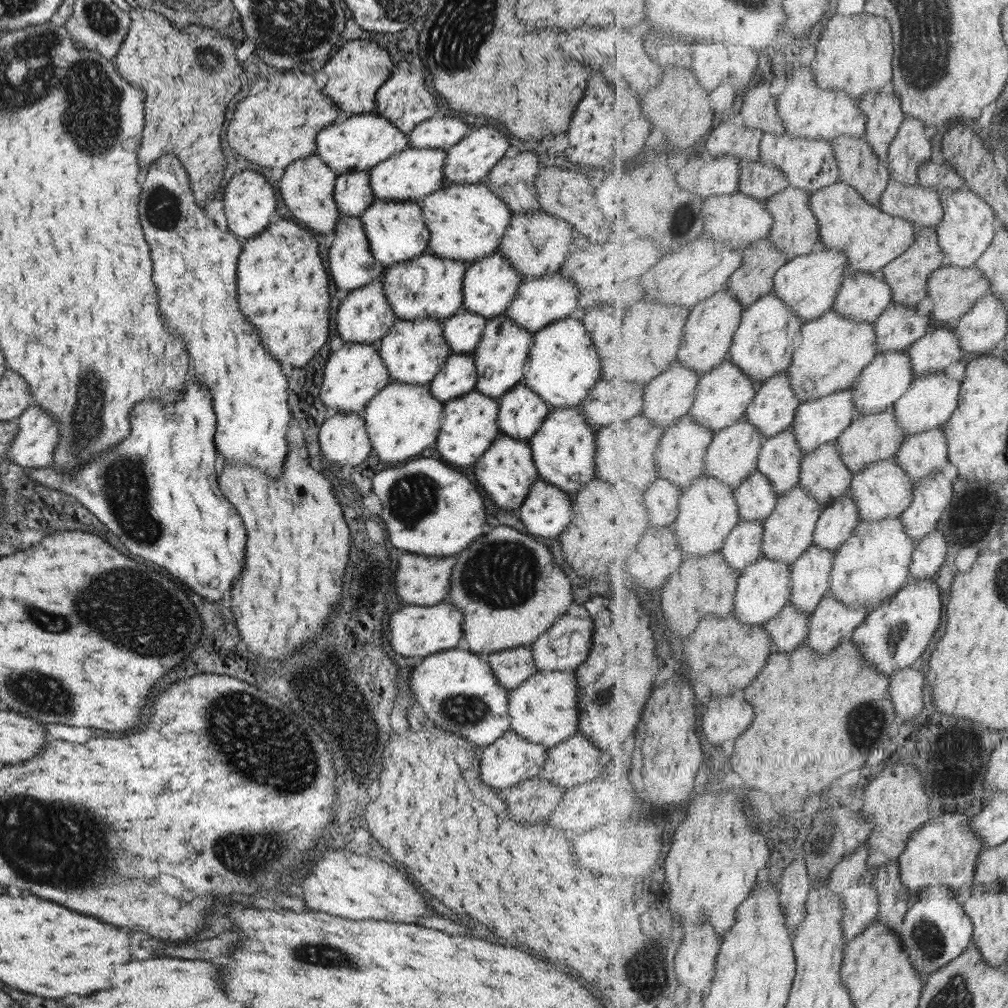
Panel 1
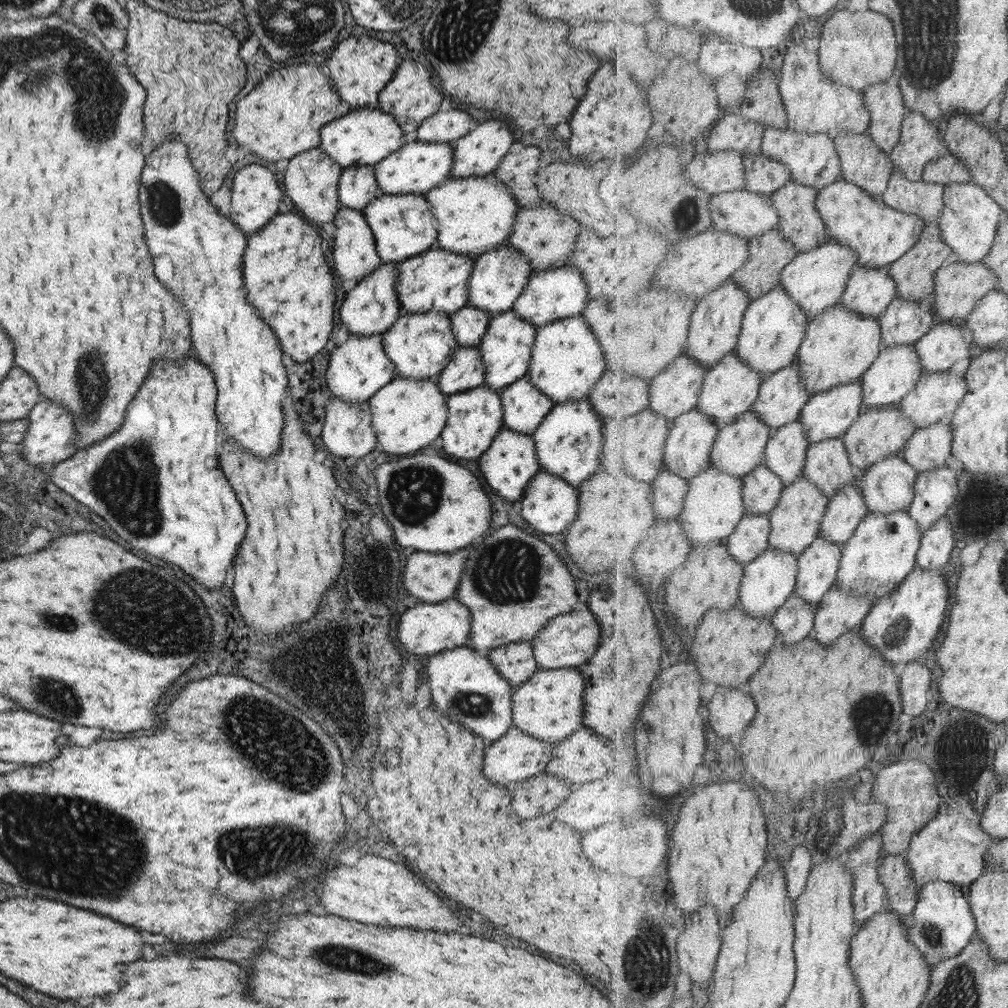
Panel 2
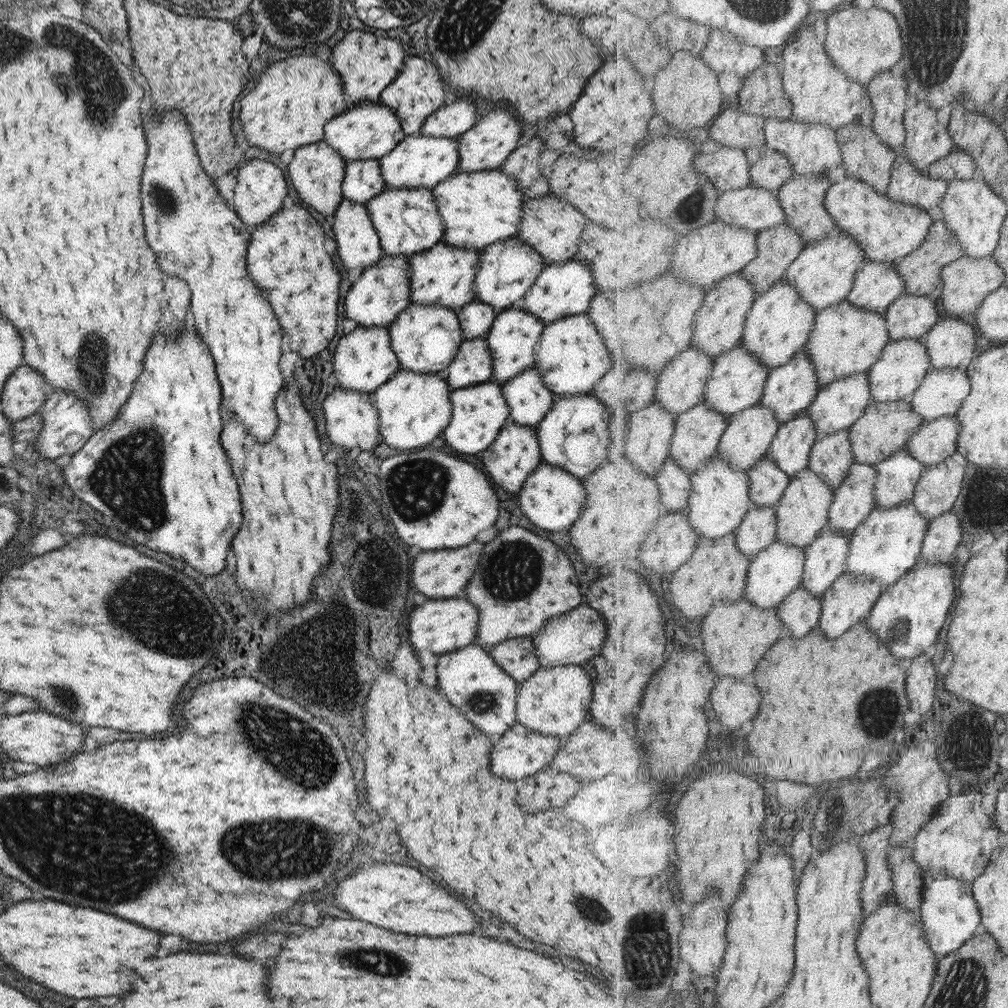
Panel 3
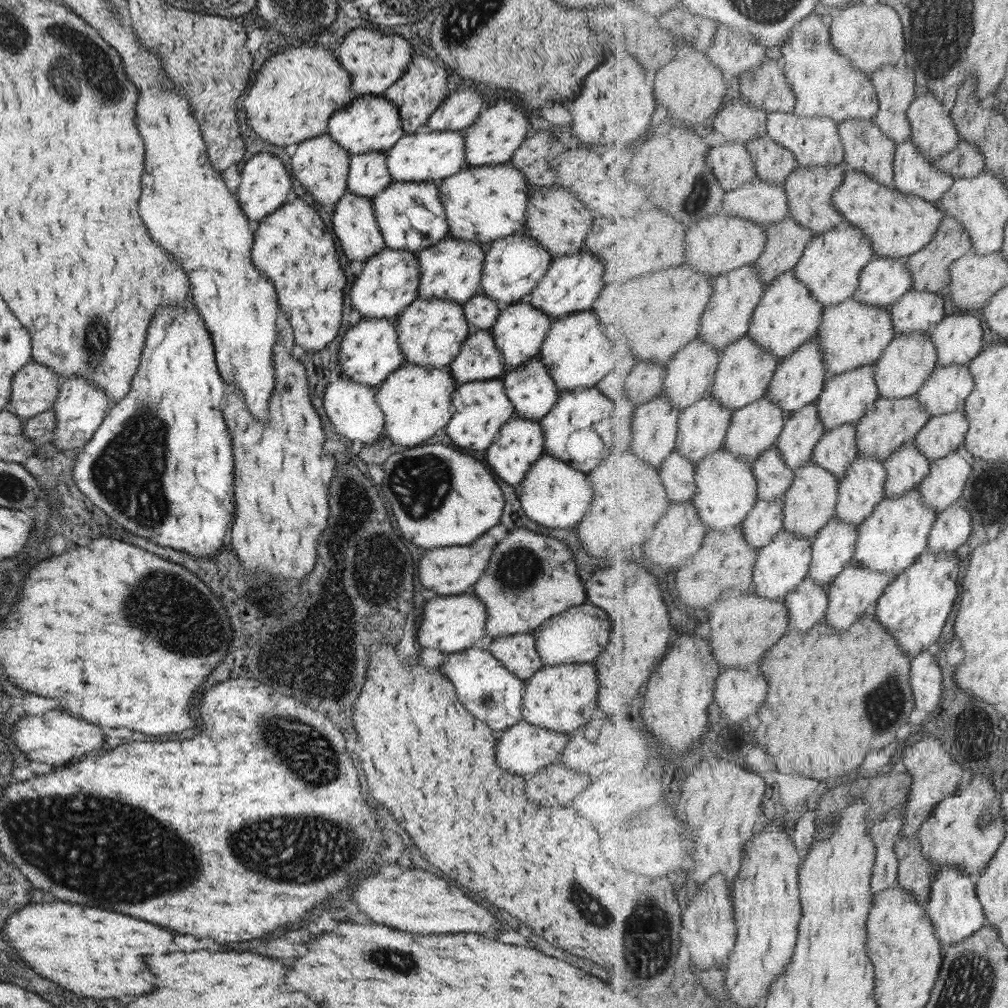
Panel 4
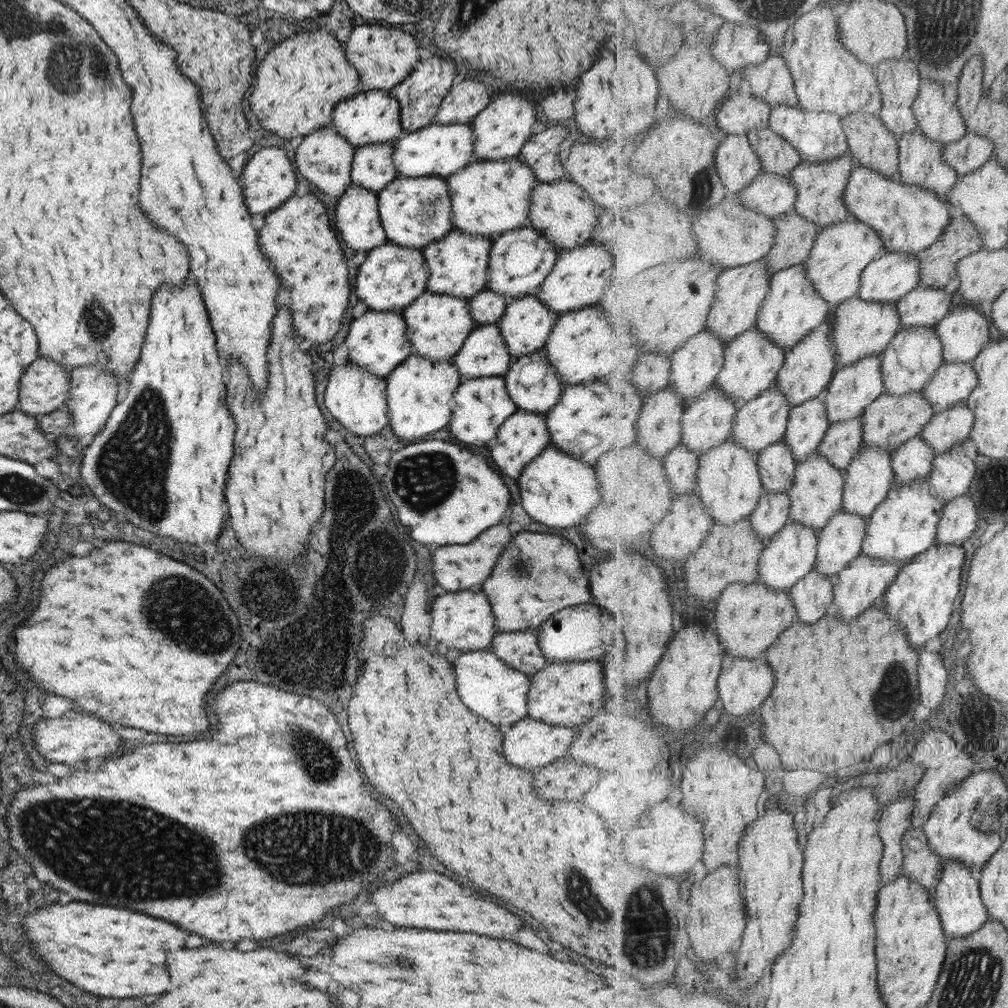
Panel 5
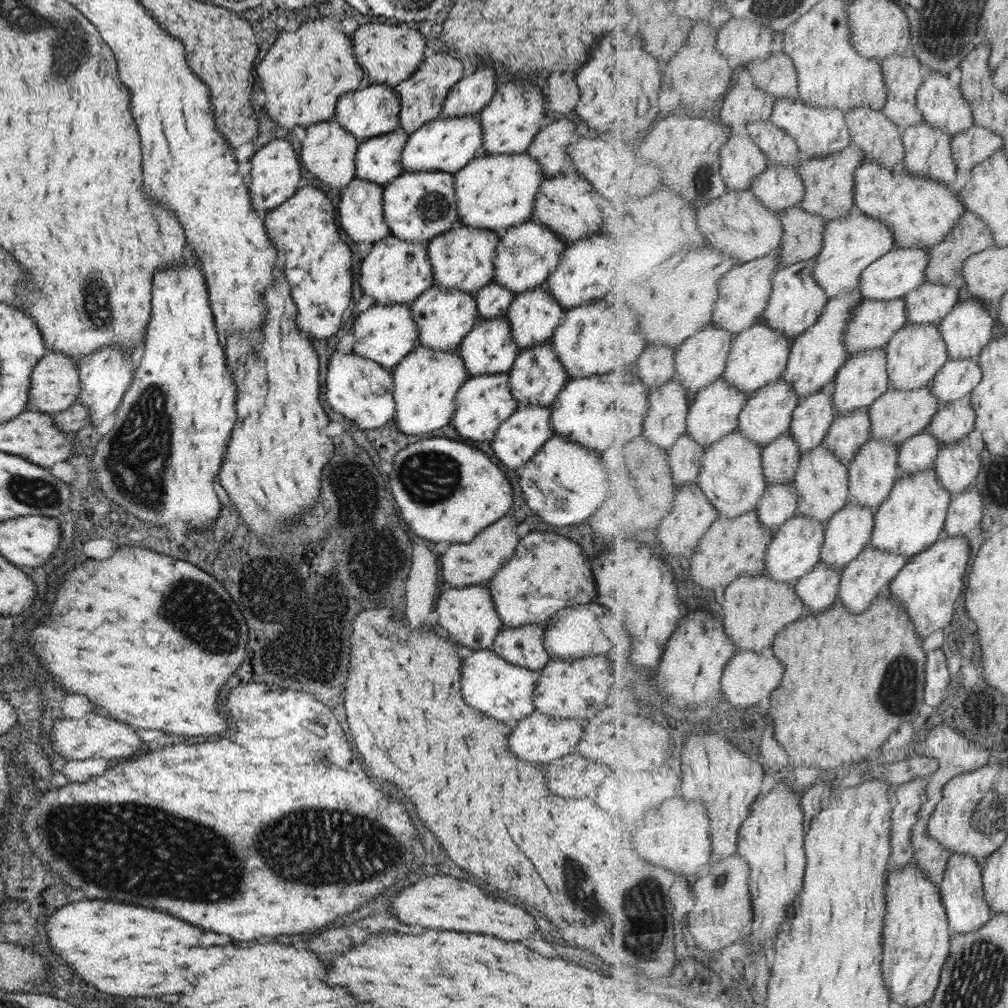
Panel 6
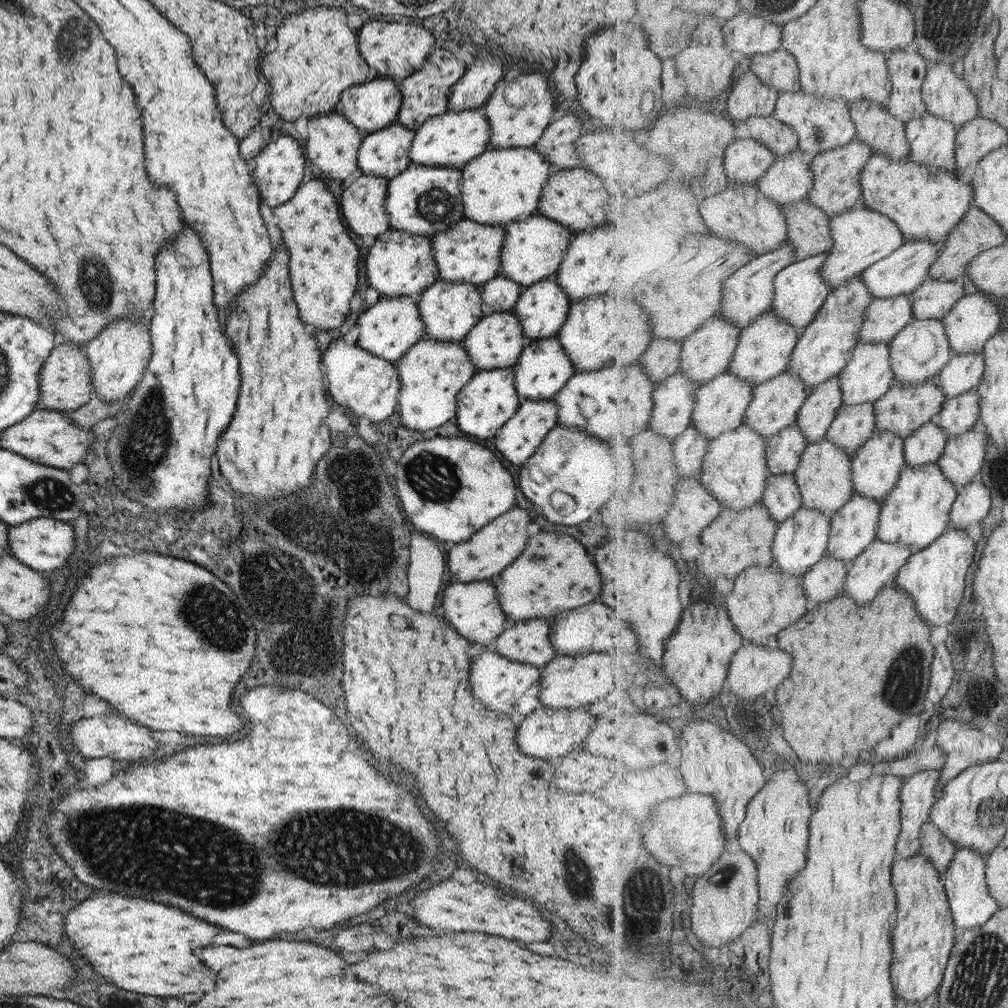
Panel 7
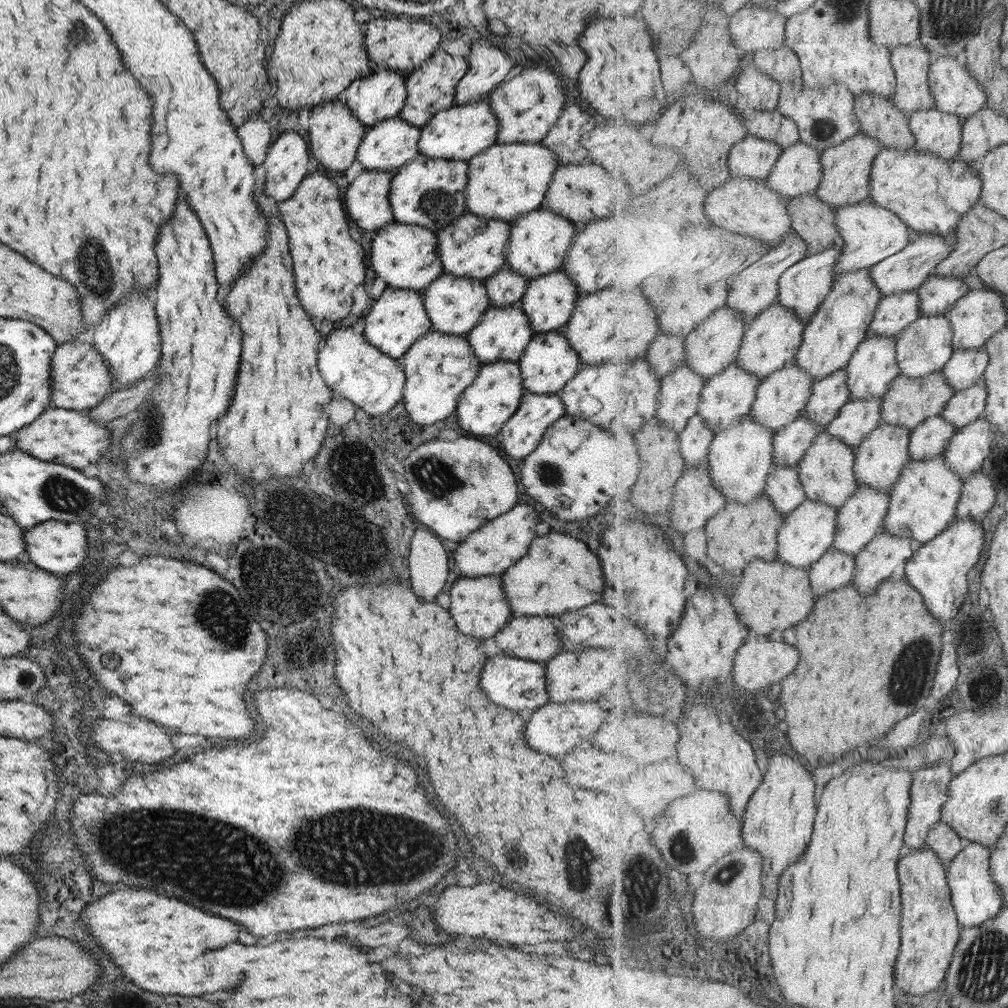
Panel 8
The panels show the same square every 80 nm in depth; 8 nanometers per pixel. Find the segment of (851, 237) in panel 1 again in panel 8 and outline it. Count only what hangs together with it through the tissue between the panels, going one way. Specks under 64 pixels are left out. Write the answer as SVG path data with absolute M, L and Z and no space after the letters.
M884 147L875 159L870 183L871 198L875 203L896 213L914 234L927 232L943 236L954 246L957 243L956 229L980 202L983 190L980 170L976 171L961 156L946 159L917 148L899 150Z

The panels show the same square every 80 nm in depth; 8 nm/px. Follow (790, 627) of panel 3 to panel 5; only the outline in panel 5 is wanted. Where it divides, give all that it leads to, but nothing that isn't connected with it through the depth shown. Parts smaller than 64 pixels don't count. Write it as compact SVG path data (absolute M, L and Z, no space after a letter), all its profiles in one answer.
M813 570L789 590L799 612L799 621L811 624L832 611L836 583L836 576Z

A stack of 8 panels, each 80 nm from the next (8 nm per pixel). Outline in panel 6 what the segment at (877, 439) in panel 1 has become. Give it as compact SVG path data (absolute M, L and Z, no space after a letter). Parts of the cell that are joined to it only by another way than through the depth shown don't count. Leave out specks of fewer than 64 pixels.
M931 386L911 390L891 388L869 406L872 438L887 439L901 445L912 436L927 430L941 407L941 402L932 393Z

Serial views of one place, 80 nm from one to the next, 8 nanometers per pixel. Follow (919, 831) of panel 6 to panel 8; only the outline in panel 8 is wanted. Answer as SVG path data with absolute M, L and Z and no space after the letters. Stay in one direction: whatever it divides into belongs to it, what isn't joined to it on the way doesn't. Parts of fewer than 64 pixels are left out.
M939 821L929 832L926 844L937 852L944 865L949 866L964 849L966 841L953 830L953 826L945 821Z

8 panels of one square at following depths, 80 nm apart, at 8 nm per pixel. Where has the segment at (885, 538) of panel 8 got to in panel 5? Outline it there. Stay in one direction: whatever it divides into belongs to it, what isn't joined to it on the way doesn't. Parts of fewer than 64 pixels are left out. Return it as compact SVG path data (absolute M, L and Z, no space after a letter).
M863 554L852 560L848 568L836 576L837 583L834 588L836 597L832 612L839 615L844 621L857 618L873 605L883 601L883 596L892 585L892 582L898 578L901 568L902 566L897 563Z

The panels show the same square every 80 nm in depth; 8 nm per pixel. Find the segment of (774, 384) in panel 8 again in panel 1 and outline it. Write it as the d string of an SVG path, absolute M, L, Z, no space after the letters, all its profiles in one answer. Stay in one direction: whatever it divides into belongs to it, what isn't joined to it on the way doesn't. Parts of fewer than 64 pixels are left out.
M746 419L733 423L730 427L715 433L706 454L705 471L731 485L735 491L740 488L744 480L747 480L758 469L760 450L764 443L765 436L757 425L751 424Z

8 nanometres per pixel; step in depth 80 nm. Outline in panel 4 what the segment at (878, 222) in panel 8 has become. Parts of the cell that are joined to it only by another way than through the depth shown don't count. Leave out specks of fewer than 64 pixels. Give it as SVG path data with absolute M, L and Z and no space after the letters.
M846 222L814 238L793 272L826 308L841 304L854 296L860 286L861 273L875 257L873 245L867 234L861 228Z

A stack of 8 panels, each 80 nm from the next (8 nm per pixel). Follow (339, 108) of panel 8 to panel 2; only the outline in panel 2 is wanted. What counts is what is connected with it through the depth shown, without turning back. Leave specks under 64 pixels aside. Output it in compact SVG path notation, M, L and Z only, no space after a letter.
M318 146L289 159L282 173L282 188L293 203L296 213L305 218L307 224L319 226L333 222L338 210L337 183L341 171L342 168Z

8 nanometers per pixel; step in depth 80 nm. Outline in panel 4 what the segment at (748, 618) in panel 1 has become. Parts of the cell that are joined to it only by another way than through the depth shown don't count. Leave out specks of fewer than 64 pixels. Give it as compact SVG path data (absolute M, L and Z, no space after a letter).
M783 529L771 544L759 549L754 568L753 590L759 596L770 599L785 598L793 592L809 576L813 558L813 539L800 537L787 529Z

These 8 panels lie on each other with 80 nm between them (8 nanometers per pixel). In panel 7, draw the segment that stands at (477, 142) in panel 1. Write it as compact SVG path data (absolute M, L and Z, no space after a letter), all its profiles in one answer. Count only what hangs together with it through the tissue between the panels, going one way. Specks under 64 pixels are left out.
M525 71L512 80L501 79L495 85L493 92L484 102L482 110L489 123L490 135L488 146L502 149L509 147L531 147L549 122L555 107L554 94L543 72Z

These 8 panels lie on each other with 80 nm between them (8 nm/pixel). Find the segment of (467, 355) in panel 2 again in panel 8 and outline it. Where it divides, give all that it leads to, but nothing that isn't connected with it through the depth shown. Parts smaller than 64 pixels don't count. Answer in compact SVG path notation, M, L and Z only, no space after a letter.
M511 304L504 307L487 308L477 324L465 334L465 337L472 348L473 356L484 365L497 361L516 362L534 333L519 305Z

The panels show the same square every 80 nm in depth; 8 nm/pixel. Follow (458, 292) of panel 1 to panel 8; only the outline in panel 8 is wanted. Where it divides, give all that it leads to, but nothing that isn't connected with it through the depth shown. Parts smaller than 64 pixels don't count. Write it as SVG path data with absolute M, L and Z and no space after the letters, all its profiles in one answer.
M465 211L451 224L436 230L436 253L440 260L443 274L455 278L484 281L493 273L505 267L504 249L509 237L510 226L499 220L483 220Z

